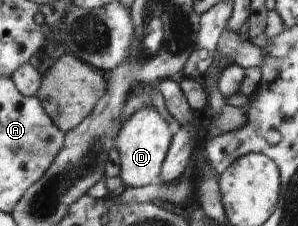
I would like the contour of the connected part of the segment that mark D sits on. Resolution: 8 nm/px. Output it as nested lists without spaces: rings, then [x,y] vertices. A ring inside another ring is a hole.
[[[144,106],[136,110],[126,122],[119,134],[119,145],[117,153],[121,158],[119,178],[123,180],[126,187],[143,187],[150,185],[152,181],[158,180],[166,161],[167,153],[170,152],[172,134],[170,126],[164,122],[164,118],[154,110]]]

